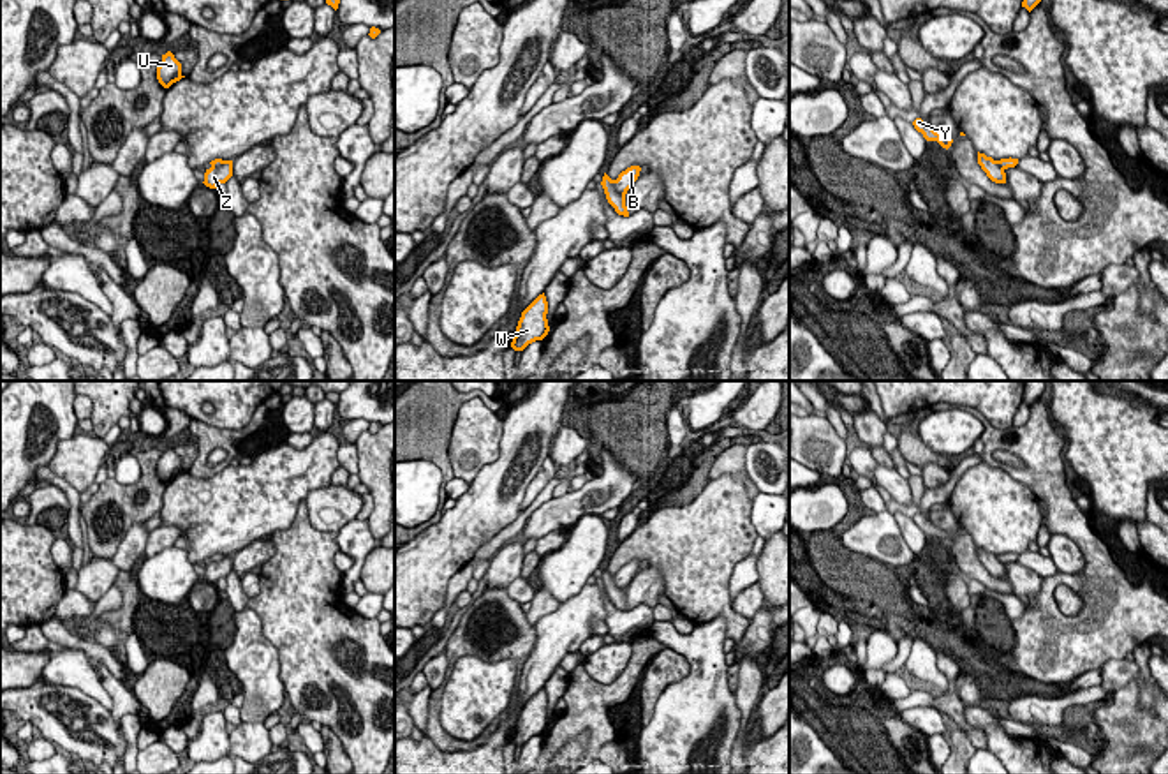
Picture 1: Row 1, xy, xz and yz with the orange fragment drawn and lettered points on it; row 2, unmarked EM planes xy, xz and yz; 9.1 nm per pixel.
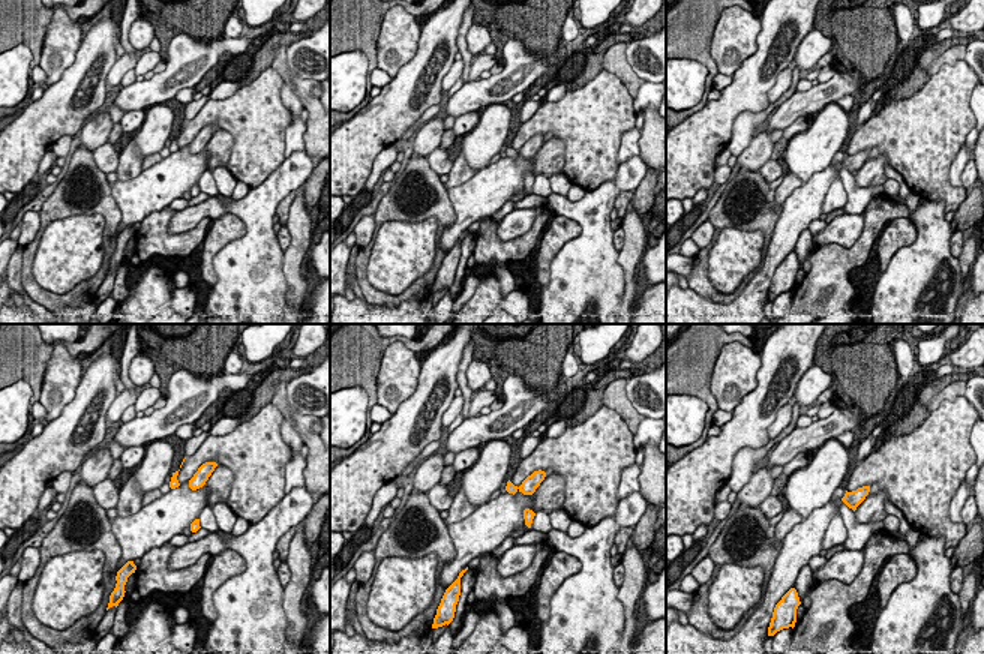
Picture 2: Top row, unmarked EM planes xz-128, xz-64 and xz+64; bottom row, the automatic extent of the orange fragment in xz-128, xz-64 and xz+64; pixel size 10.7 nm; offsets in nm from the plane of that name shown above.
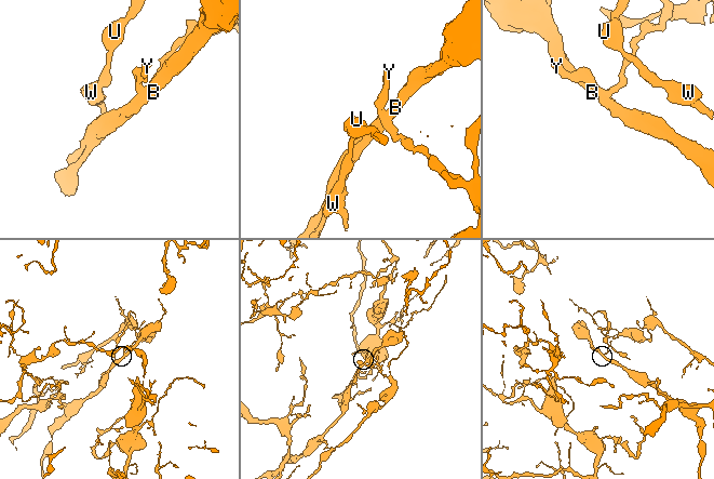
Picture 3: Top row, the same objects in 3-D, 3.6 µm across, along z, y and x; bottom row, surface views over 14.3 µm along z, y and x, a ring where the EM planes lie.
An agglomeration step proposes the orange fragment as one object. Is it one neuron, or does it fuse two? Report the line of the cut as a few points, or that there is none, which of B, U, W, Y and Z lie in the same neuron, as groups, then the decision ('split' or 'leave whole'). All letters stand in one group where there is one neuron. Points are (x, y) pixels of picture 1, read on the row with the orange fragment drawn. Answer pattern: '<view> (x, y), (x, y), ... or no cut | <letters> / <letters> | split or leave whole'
xz (612, 180), (612, 186), (624, 196) | B Z / U W Y | split

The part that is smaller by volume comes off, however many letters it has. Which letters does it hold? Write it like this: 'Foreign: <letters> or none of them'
Foreign: B, Z

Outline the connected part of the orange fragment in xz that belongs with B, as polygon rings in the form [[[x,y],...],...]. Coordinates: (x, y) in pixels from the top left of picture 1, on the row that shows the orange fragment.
[[[631,166],[625,171],[618,175],[617,180],[613,180],[613,187],[618,194],[625,196],[627,190],[632,187],[632,183],[638,180],[641,167]]]

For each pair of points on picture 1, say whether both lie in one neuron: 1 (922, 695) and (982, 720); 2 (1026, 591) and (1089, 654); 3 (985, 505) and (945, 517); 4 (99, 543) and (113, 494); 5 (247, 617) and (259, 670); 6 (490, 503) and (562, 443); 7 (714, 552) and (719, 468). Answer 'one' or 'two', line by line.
1: two
2: two
3: two
4: one
5: one
6: two
7: two

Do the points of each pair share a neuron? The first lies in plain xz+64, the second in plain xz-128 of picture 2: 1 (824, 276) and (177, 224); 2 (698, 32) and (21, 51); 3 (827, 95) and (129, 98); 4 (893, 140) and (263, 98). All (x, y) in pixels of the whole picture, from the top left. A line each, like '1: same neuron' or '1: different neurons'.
1: different neurons
2: different neurons
3: same neuron
4: same neuron

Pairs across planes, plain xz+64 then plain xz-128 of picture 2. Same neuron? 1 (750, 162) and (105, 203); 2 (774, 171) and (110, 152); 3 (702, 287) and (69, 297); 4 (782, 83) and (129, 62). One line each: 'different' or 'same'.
1: different
2: same
3: same
4: same

